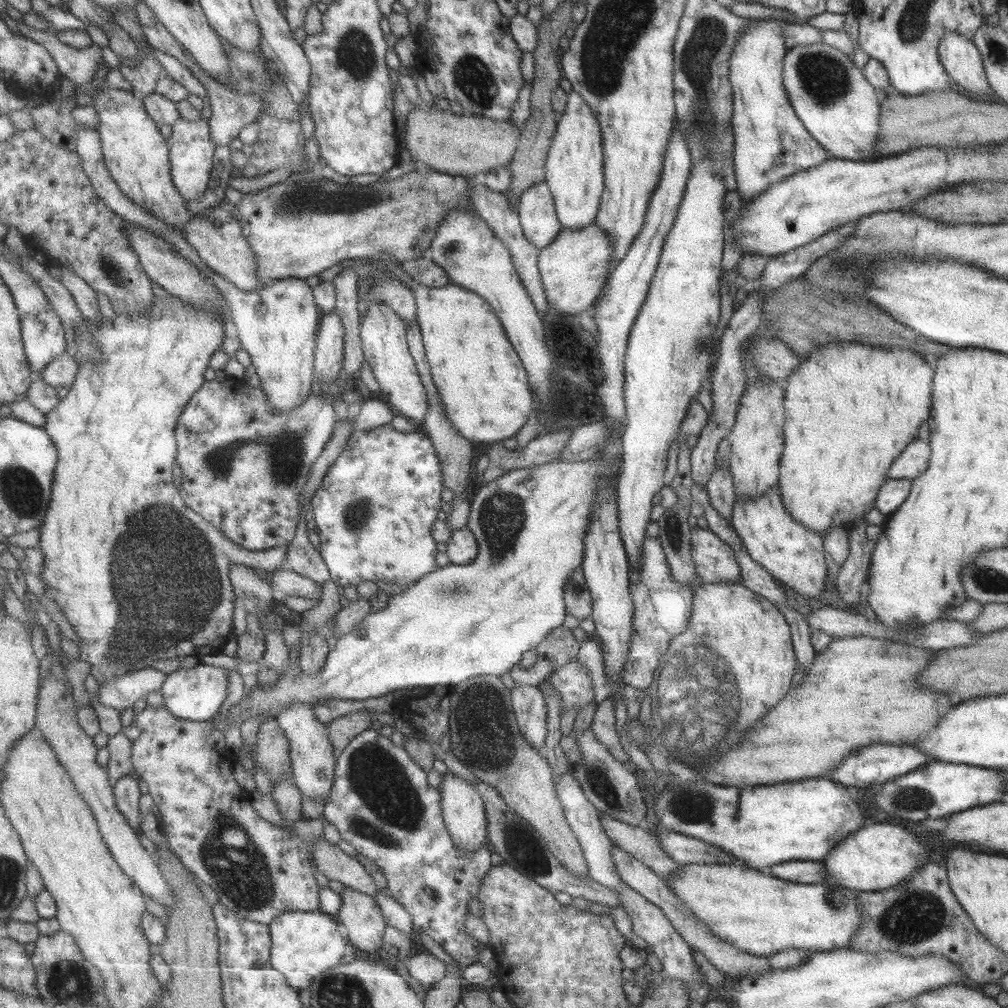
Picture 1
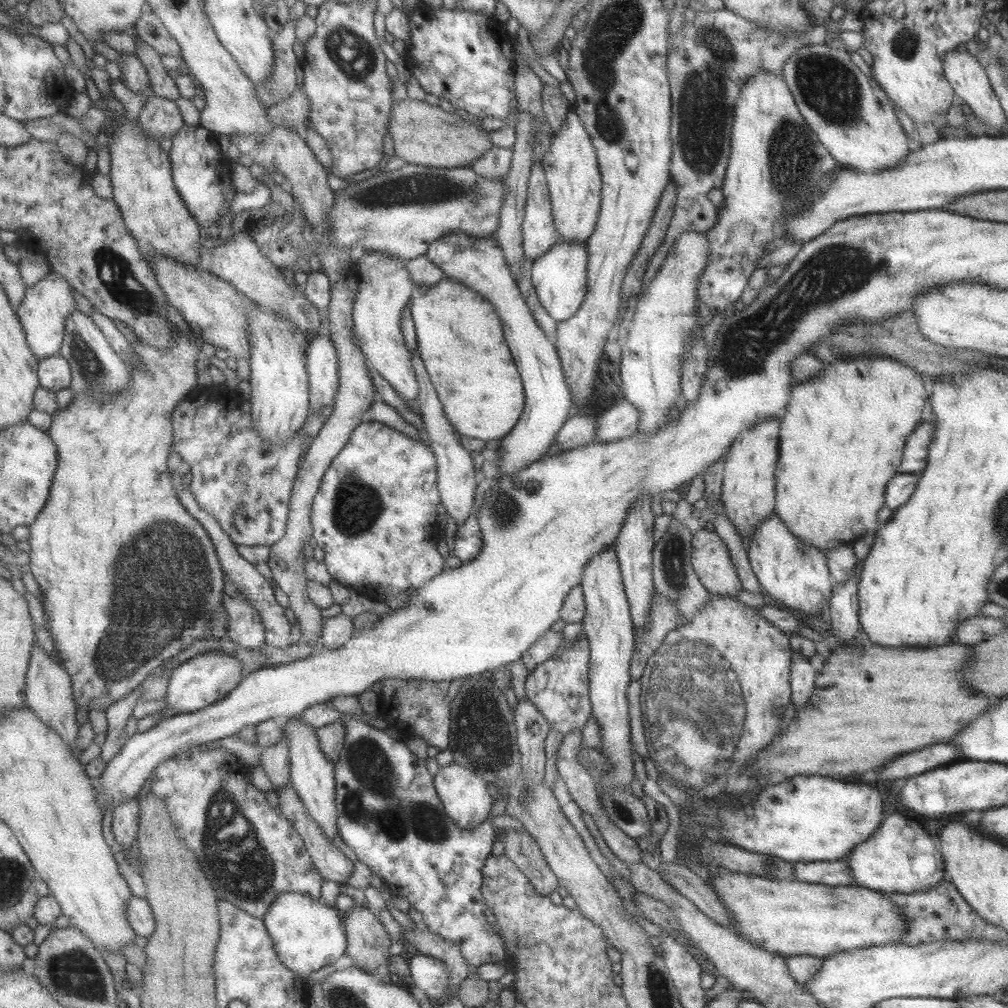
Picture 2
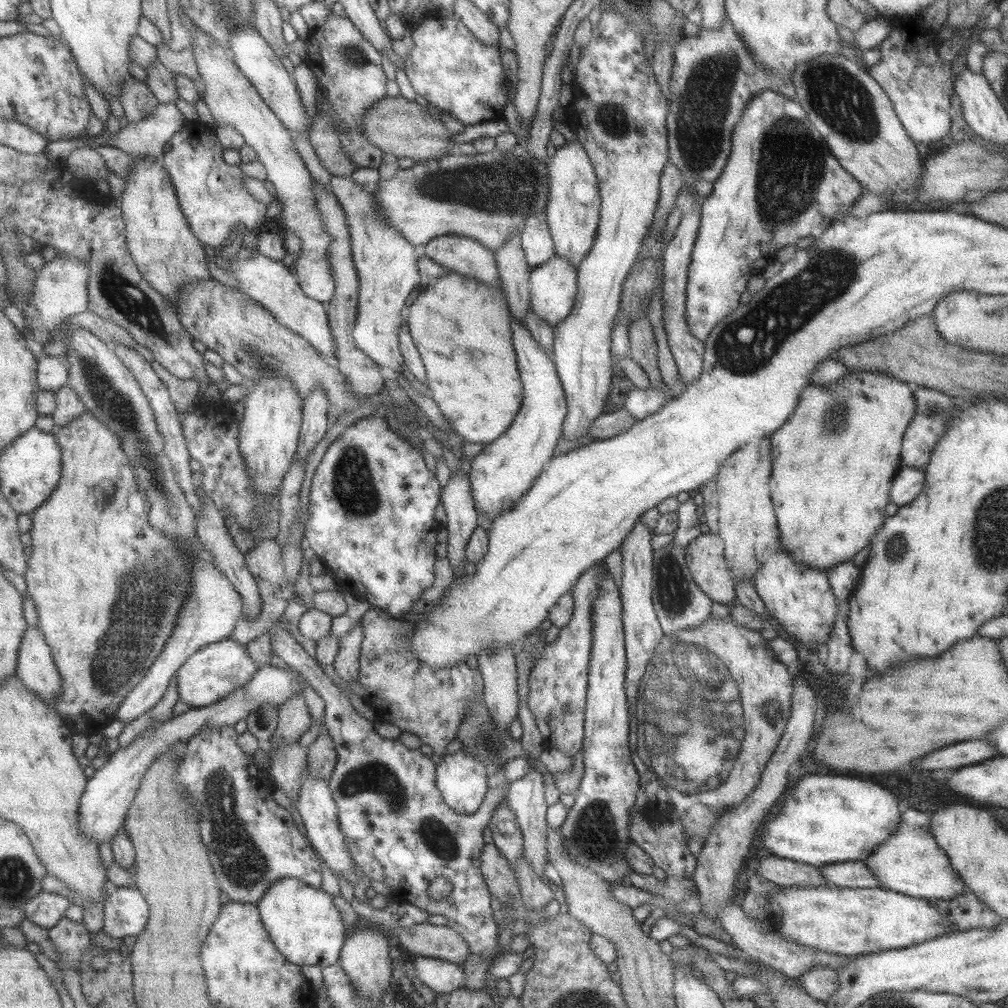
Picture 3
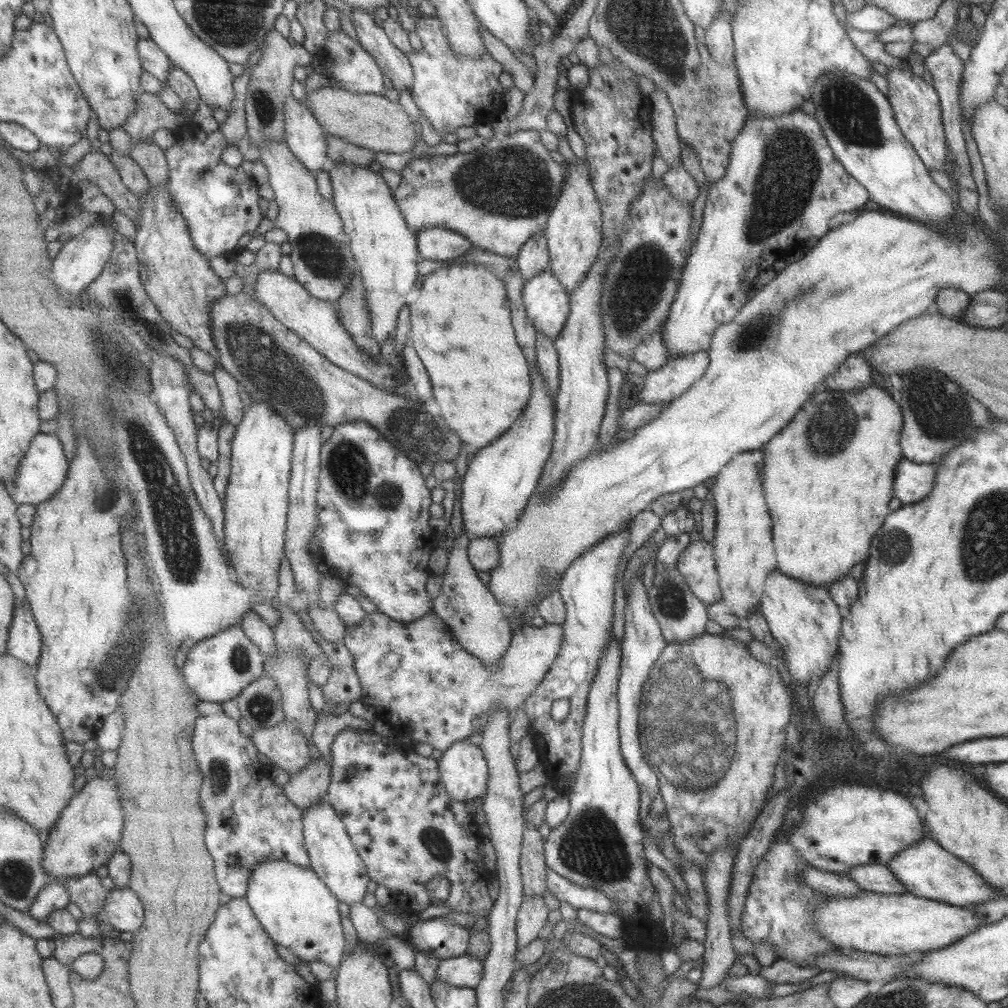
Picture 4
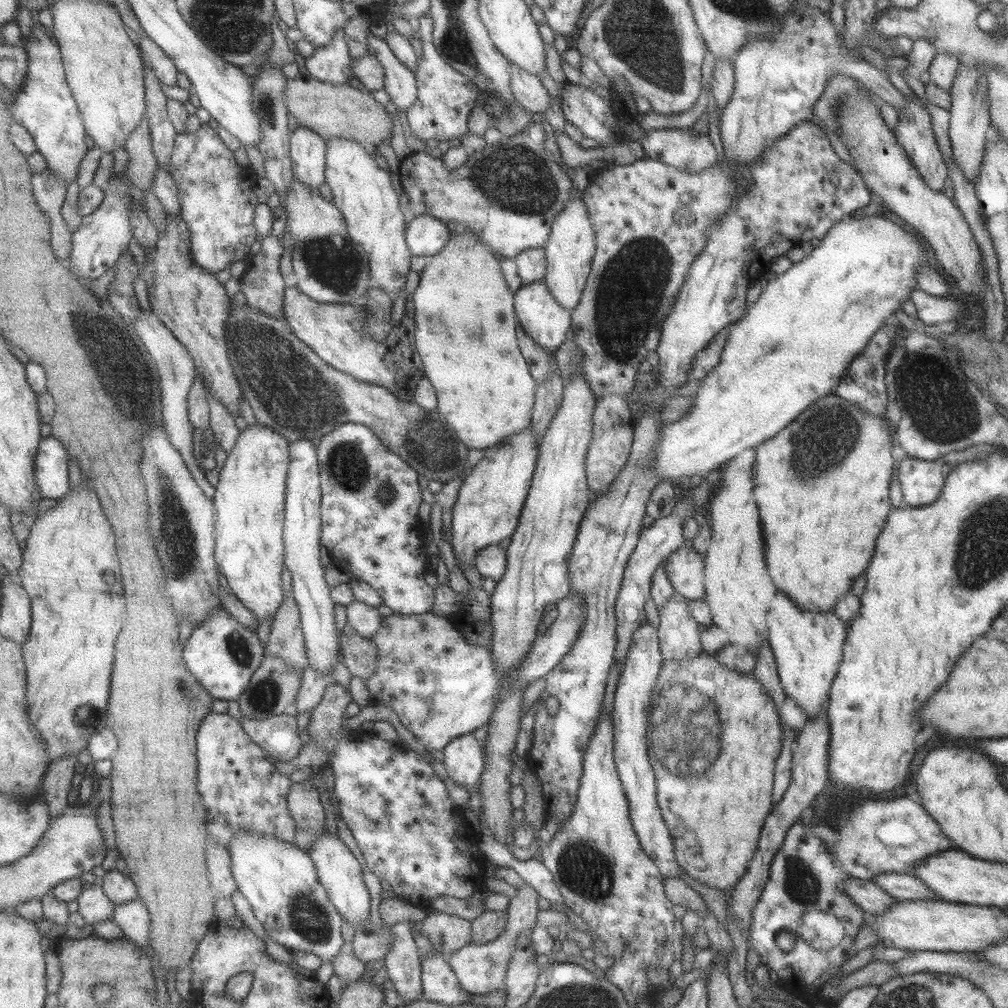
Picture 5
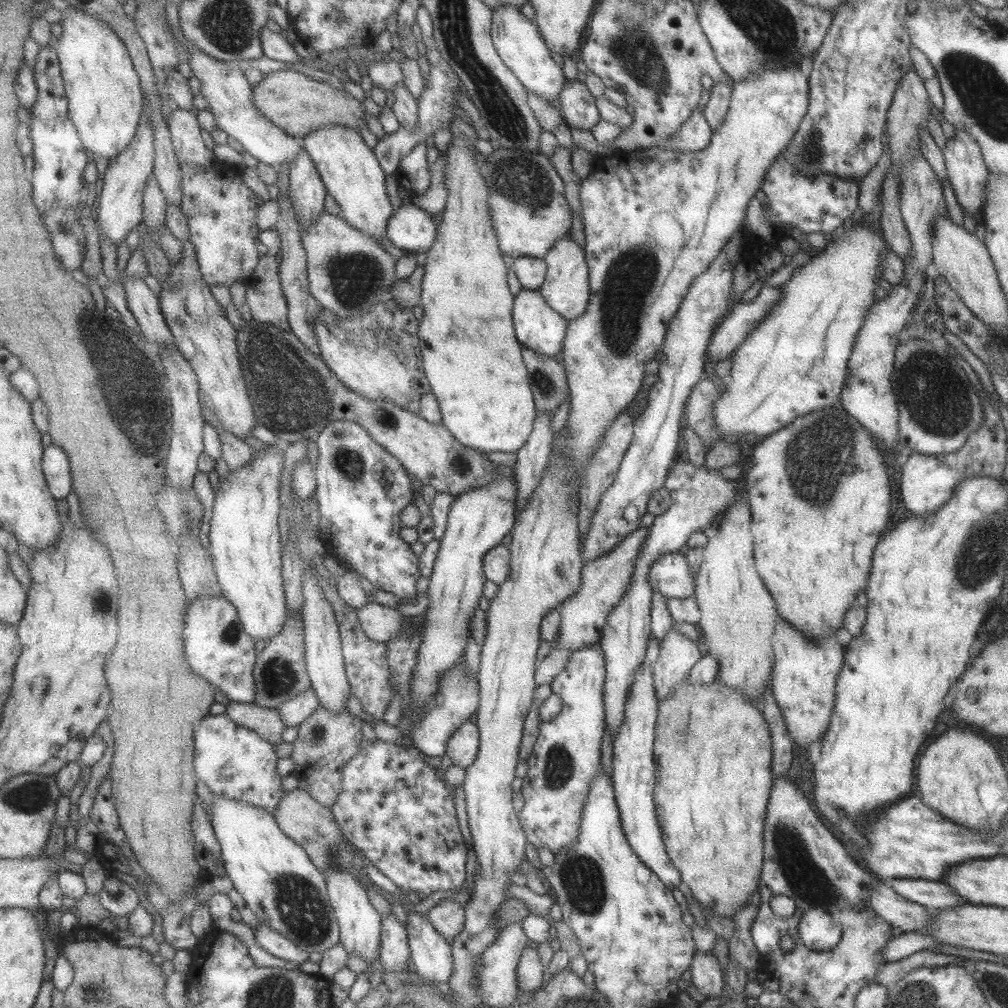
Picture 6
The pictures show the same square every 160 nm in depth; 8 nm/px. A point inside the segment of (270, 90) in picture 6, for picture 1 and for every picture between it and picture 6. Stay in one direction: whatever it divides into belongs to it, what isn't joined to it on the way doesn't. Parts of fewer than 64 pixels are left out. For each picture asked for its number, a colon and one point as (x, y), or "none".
1: (467, 144)
2: (425, 135)
3: (390, 123)
4: (372, 121)
5: (330, 110)

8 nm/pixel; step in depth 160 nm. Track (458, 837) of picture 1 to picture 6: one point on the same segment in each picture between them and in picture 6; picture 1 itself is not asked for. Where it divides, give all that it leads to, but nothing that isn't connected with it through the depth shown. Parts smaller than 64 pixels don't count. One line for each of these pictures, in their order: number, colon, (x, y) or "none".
2: (466, 800)
3: (462, 780)
4: (463, 769)
5: (463, 760)
6: (462, 746)

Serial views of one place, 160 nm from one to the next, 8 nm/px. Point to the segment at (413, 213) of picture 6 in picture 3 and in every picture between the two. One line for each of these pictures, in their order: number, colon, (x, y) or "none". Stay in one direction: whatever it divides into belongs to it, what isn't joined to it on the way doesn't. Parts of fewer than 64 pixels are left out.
3: (457, 253)
4: (437, 243)
5: (425, 235)

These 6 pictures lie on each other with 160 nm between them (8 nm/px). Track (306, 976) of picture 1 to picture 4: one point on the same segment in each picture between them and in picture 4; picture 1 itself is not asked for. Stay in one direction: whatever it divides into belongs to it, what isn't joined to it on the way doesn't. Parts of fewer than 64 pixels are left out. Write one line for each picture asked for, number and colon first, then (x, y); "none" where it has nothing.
2: (308, 934)
3: (305, 923)
4: (295, 905)

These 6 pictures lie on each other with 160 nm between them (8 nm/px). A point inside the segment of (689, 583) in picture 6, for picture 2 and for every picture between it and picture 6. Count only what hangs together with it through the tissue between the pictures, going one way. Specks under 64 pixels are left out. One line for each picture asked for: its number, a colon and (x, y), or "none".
2: (713, 694)
3: (704, 557)
4: (695, 563)
5: (684, 568)

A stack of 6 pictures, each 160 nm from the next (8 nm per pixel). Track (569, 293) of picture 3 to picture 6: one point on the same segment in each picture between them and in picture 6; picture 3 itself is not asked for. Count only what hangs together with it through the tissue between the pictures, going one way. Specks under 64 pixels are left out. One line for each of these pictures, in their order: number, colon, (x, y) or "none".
4: (546, 304)
5: (548, 324)
6: (536, 327)

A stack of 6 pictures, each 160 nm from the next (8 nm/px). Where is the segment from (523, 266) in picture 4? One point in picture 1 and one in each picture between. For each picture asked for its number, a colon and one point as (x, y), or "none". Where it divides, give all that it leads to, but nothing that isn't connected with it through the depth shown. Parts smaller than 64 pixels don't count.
1: (536, 214)
2: (538, 232)
3: (535, 239)

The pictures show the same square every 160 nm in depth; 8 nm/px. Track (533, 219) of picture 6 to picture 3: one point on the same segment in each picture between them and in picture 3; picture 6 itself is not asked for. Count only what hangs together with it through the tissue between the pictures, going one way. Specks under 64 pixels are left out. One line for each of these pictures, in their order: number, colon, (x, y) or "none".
3: (487, 196)
4: (499, 195)
5: (508, 193)

